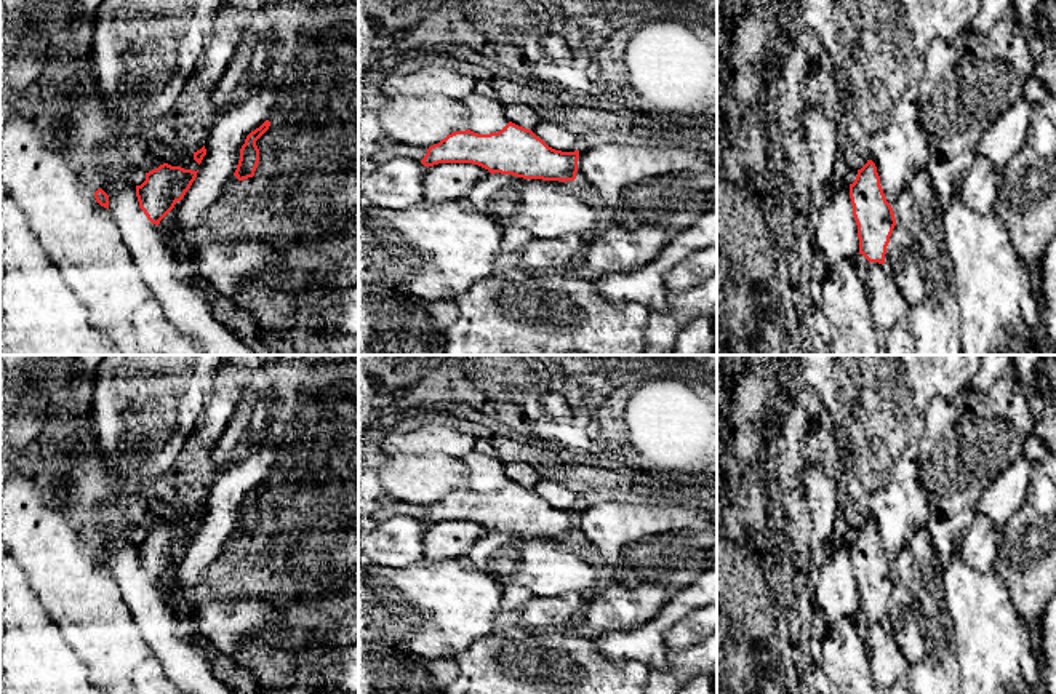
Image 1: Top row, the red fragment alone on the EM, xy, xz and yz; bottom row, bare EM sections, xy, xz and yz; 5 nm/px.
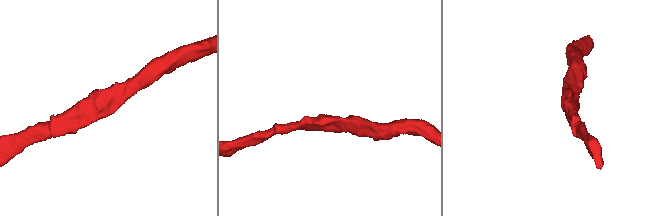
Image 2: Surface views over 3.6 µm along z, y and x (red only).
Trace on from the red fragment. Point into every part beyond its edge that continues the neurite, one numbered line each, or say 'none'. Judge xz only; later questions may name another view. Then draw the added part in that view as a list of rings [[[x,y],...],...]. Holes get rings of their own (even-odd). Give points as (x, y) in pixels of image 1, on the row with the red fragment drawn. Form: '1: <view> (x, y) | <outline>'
none

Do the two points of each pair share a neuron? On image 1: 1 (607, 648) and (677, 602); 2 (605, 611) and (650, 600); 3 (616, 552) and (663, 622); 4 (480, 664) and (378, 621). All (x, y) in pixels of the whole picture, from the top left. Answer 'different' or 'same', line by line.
1: same
2: same
3: different
4: different

